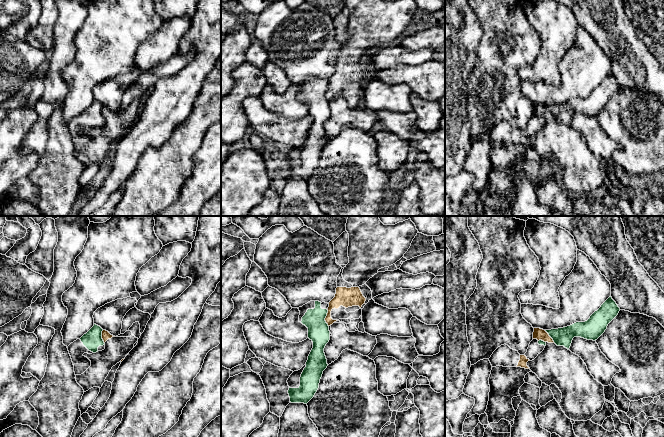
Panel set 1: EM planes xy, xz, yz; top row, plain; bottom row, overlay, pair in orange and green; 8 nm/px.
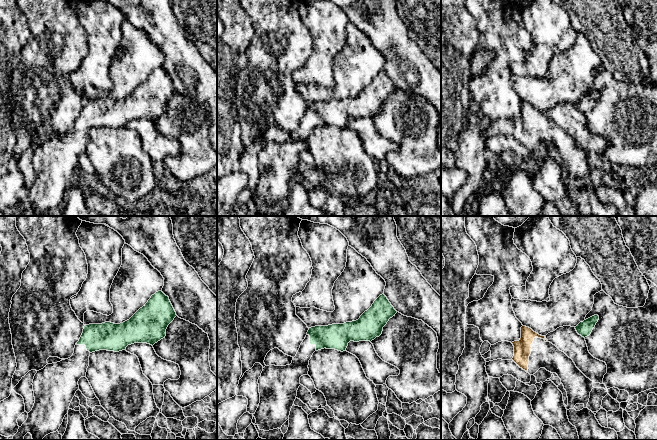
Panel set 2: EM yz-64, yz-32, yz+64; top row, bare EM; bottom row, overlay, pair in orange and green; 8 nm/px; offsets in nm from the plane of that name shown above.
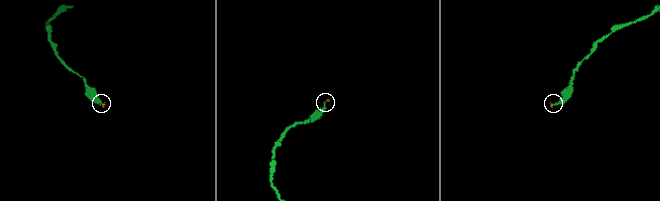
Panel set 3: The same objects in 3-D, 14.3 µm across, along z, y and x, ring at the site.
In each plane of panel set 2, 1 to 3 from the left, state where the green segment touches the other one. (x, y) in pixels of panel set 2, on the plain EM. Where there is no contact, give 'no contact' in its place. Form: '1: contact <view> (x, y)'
1: no contact
2: no contact
3: no contact

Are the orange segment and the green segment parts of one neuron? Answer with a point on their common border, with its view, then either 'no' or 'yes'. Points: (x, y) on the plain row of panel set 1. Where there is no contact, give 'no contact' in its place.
meets orange in xz at (325, 94); no

